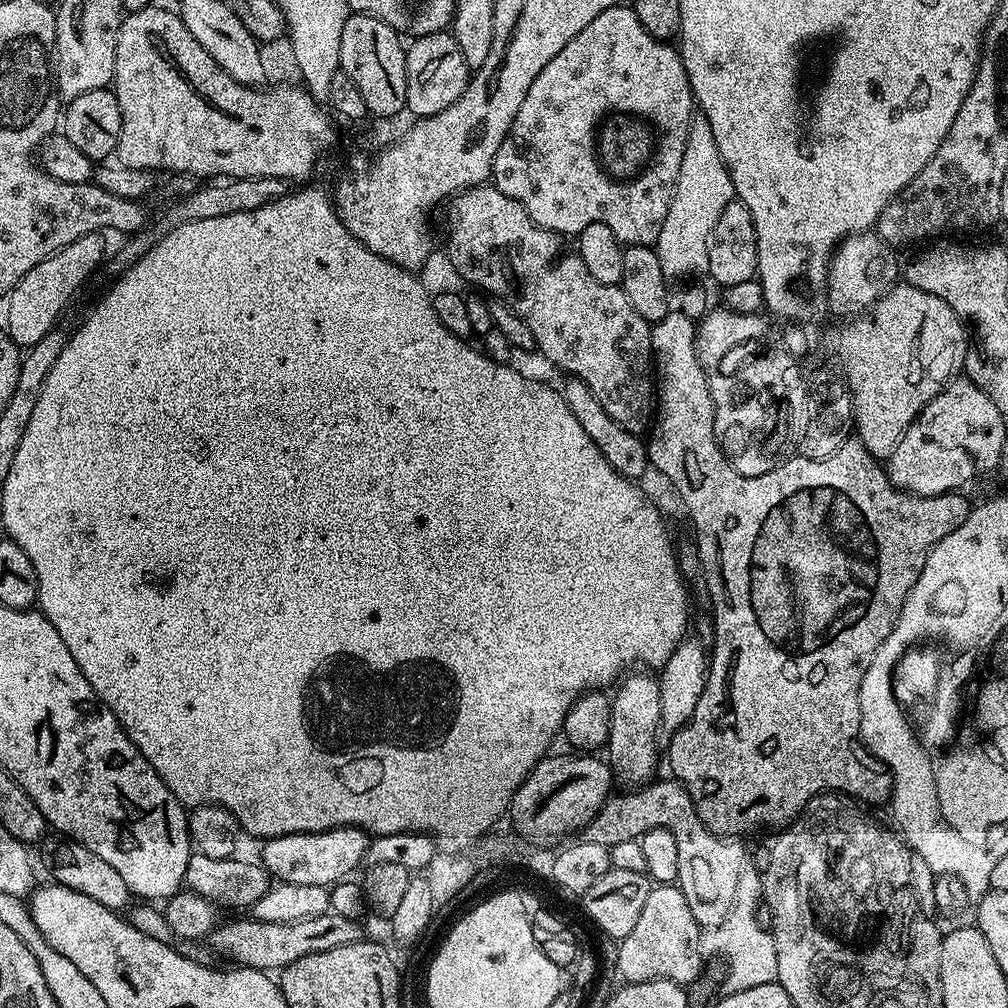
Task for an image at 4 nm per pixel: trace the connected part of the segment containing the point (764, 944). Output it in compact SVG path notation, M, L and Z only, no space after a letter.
M746 866L738 878L738 890L730 914L714 929L711 929L712 948L728 963L728 973L724 976L725 993L750 990L750 986L766 986L777 983L778 954L774 950L771 931L760 928L756 917L756 903L762 900L762 876L752 866Z

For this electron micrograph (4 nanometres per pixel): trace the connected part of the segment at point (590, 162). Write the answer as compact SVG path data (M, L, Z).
M617 6L610 10L602 10L582 34L570 38L546 66L542 66L542 74L534 78L530 90L526 90L526 98L522 98L522 106L502 142L498 146L498 154L492 163L491 183L506 198L514 198L530 214L530 218L540 228L545 228L551 232L558 232L565 237L575 237L586 226L594 222L602 222L614 230L614 234L619 238L620 243L625 246L634 244L655 245L658 234L662 230L662 222L666 222L666 210L672 201L674 186L678 182L678 170L682 170L682 154L686 154L686 134L690 134L690 126L694 119L694 101L692 98L692 87L688 81L688 75L684 69L684 63L679 51L671 43L663 40L656 40L644 26L638 22L638 14L635 7Z

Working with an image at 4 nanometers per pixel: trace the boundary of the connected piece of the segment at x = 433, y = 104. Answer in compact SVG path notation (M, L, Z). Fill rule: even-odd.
M445 30L416 36L413 41L412 45L410 43L407 45L404 54L406 58L406 108L409 113L413 112L413 117L423 118L446 110L446 106L454 106L454 102L462 98L470 79L470 69L466 58L462 58L462 50L458 50L458 42L454 42L451 31Z

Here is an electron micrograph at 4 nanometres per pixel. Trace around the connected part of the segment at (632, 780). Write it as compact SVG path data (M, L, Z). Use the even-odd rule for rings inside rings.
M647 671L637 676L628 674L615 689L611 697L612 721L606 745L607 763L610 765L615 779L624 786L643 786L657 775L656 772L656 734L661 731L659 702L659 682L655 675ZM652 675L652 676L647 676ZM620 688L620 689L619 689ZM656 772L656 773L655 773Z

